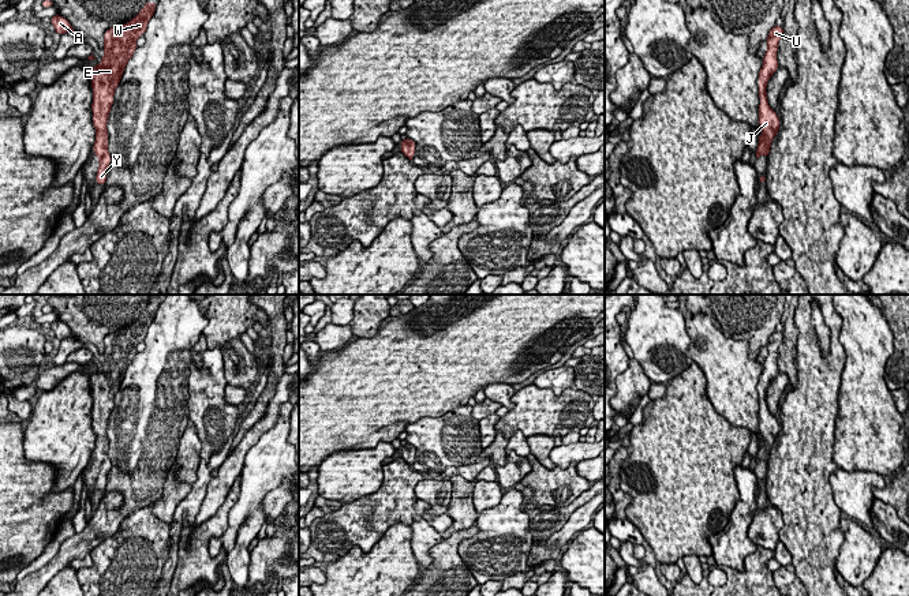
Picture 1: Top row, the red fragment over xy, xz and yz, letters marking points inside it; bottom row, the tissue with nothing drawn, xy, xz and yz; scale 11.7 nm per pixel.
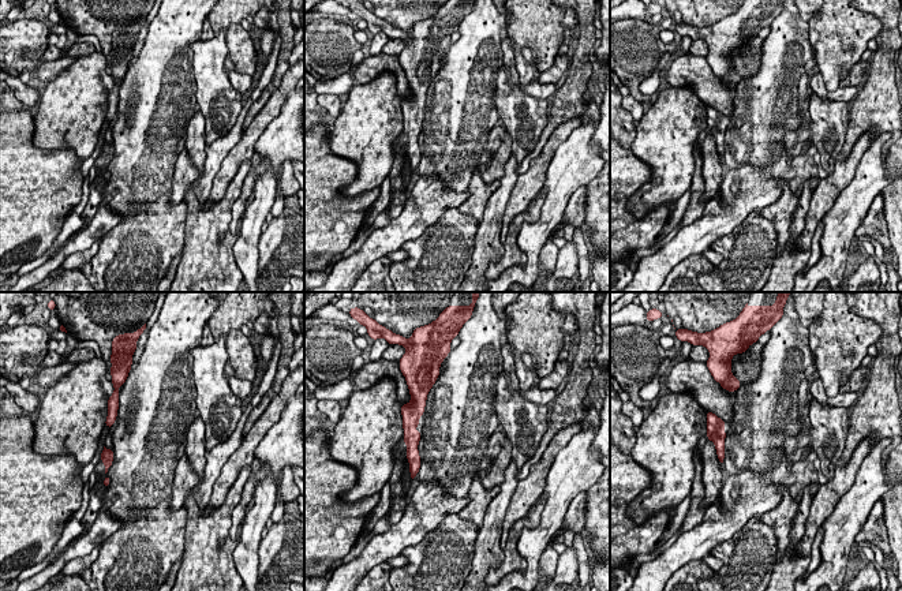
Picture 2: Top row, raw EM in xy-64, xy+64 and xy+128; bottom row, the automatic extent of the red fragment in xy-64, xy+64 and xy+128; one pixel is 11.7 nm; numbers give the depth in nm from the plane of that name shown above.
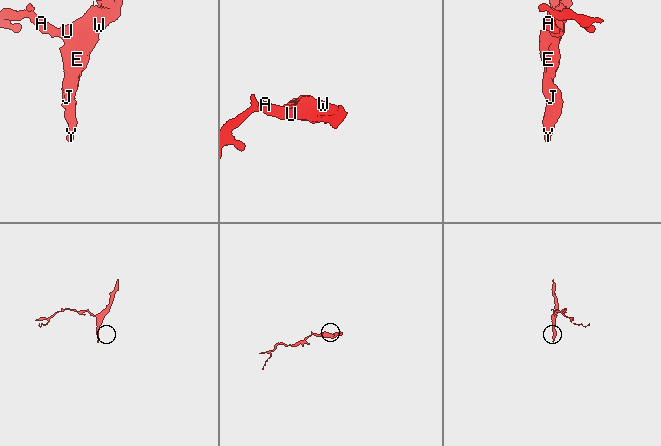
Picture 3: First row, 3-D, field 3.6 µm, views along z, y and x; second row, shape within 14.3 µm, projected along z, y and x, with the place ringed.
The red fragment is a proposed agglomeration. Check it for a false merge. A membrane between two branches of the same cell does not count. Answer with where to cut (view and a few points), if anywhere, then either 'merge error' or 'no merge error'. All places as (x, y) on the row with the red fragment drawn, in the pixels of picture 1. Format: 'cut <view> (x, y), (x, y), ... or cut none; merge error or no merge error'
cut none; no merge error

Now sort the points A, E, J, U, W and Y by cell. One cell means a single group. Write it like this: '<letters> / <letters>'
A E J U W Y

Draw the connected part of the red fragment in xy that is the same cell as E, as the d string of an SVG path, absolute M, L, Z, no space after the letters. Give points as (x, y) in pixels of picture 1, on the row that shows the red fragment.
M146 1L138 16L126 25L108 29L104 34L102 61L91 70L91 110L93 125L97 131L93 150L100 162L96 176L100 185L105 185L106 169L111 164L106 123L113 105L115 89L119 86L124 68L138 48L136 40L145 34L156 7L157 3Z

